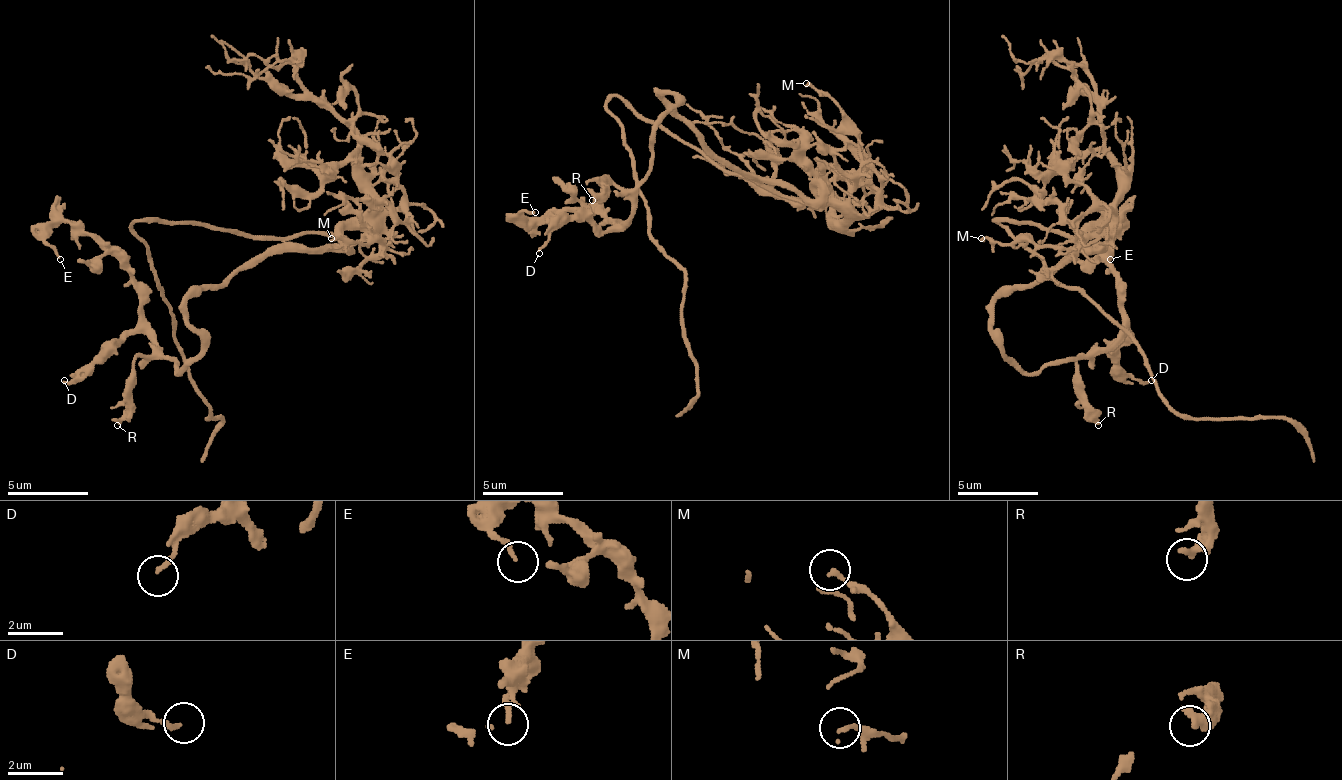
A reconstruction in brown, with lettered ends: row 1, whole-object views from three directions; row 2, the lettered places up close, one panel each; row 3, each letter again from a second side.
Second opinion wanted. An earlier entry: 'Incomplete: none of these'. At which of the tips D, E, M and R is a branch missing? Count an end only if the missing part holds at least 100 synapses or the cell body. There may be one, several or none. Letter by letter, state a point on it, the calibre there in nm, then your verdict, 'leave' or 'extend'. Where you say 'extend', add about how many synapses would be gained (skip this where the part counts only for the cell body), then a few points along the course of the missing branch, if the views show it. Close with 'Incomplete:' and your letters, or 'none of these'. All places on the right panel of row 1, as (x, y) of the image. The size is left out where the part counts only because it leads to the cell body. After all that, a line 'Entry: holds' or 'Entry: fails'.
D: (1151, 380) | 160 nm | leave
E: (1110, 259) | 170 nm | leave
M: (981, 238) | 170 nm | leave
R: (1098, 425) | 420 nm | leave
Incomplete: none of these
Entry: holds

